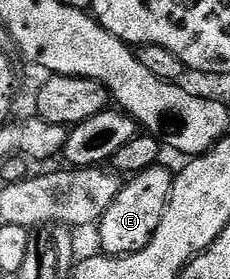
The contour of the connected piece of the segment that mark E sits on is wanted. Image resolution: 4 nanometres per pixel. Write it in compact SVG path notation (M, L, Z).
M148 166L143 172L135 172L123 183L120 194L108 206L108 210L98 221L102 252L107 256L126 256L148 246L156 226L166 209L170 191L174 185L175 173L163 166Z

